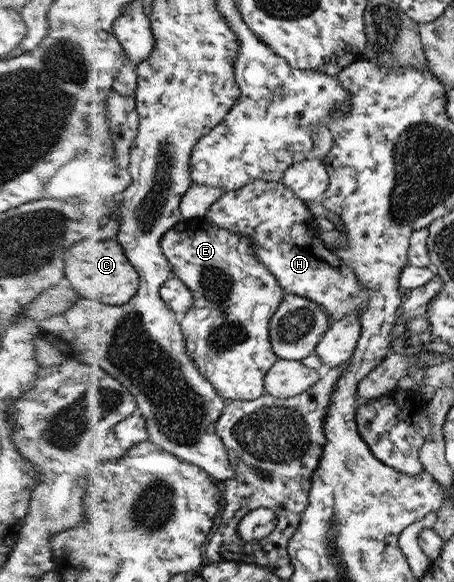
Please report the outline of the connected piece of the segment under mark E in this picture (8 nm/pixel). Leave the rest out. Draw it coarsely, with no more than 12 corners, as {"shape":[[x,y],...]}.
{"shape":[[207,217],[164,236],[196,294],[188,350],[223,397],[267,394],[287,290]]}

